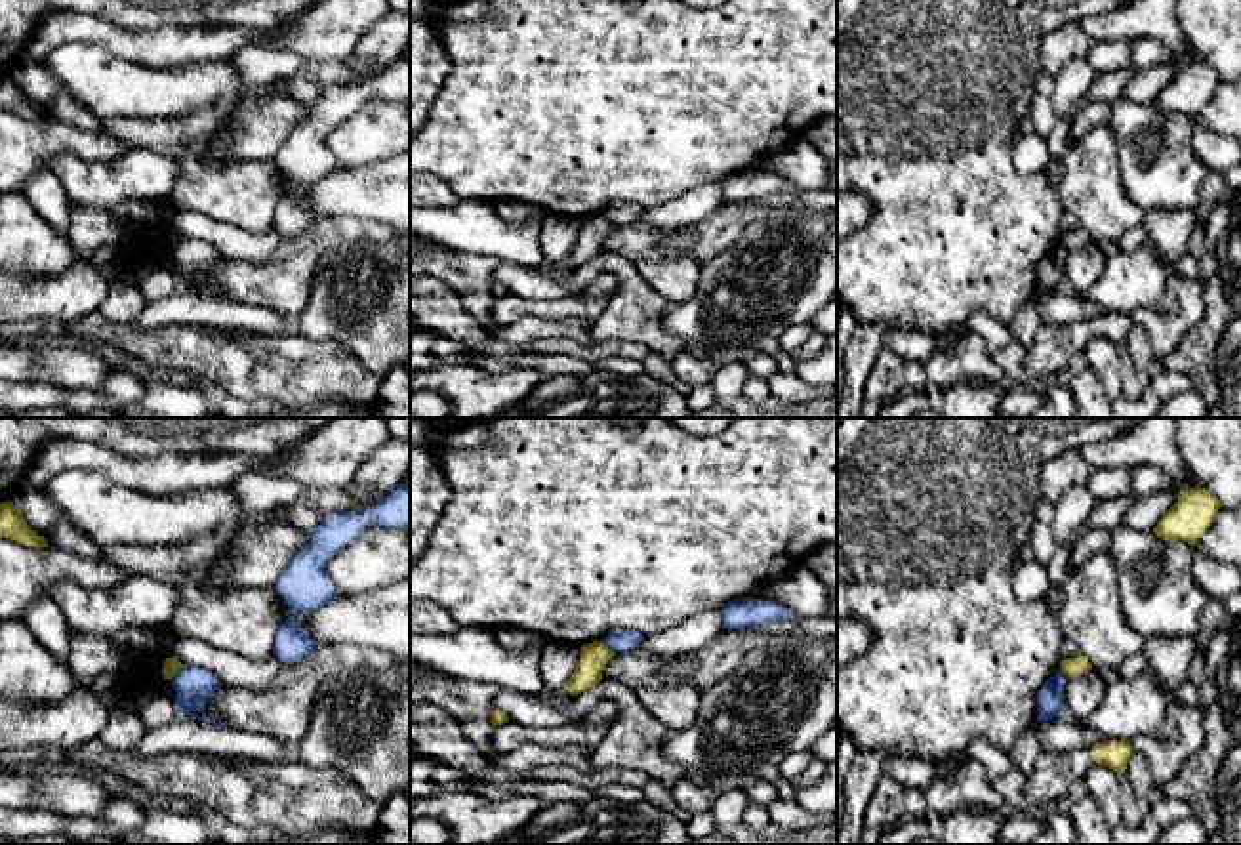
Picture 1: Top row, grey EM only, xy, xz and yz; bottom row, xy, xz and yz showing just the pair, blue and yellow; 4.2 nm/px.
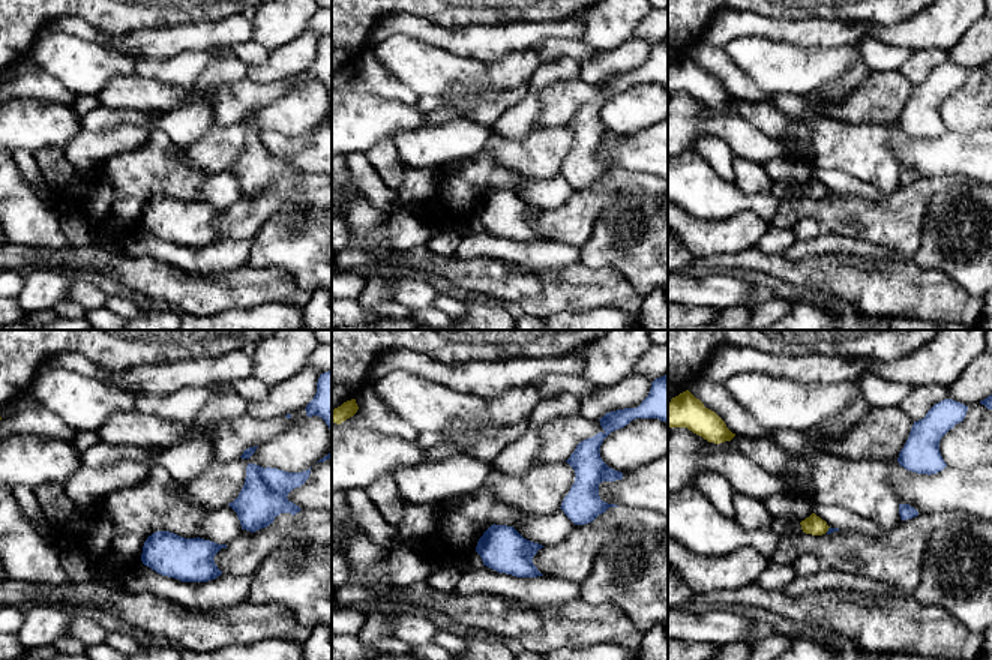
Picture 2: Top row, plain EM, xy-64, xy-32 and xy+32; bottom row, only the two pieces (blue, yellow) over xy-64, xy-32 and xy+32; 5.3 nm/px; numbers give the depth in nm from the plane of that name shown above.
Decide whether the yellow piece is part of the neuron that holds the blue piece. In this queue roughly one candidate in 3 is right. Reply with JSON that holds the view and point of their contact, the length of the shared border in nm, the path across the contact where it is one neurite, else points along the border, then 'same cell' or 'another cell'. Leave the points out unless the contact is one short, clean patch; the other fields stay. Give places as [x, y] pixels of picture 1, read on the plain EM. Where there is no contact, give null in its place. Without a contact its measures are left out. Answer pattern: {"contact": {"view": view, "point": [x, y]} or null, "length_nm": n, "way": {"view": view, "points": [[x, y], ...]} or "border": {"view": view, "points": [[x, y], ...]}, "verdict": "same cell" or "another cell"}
{"contact": {"view": "xy", "point": [178, 245]}, "length_nm": 90, "verdict": "another cell"}

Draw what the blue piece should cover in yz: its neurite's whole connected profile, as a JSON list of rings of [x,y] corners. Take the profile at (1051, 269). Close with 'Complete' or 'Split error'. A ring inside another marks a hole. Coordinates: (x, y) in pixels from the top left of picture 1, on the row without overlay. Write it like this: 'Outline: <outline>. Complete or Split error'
Outline: [[[1058,240],[1056,246],[1043,256],[1037,269],[1037,296],[1062,288],[1066,256],[1068,250],[1062,240]]]. Complete

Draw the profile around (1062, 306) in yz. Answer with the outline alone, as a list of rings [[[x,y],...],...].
[[[1068,288],[1035,296],[1035,309],[1043,324],[1069,324],[1073,320],[1092,320],[1104,315],[1104,309],[1092,301],[1075,296]]]

